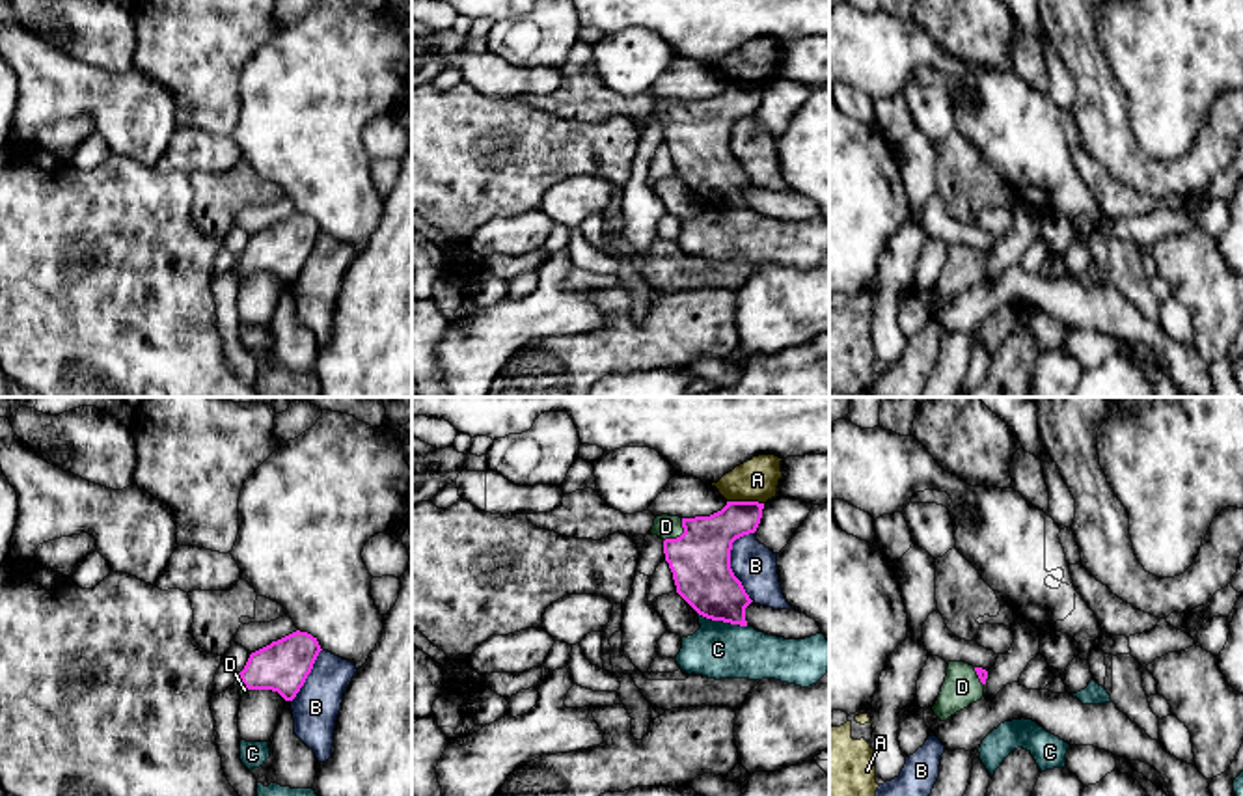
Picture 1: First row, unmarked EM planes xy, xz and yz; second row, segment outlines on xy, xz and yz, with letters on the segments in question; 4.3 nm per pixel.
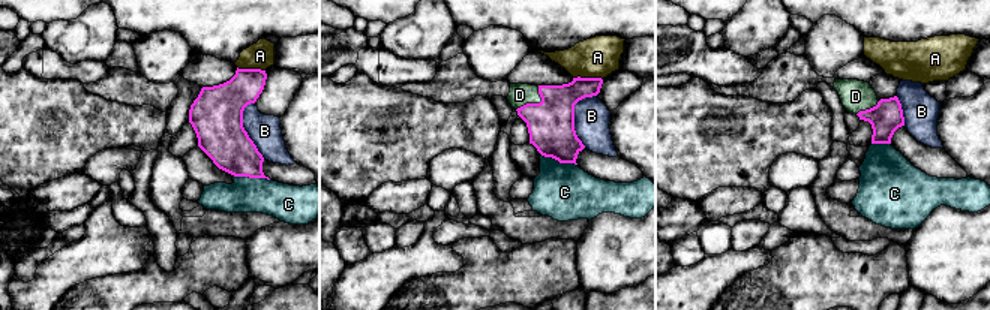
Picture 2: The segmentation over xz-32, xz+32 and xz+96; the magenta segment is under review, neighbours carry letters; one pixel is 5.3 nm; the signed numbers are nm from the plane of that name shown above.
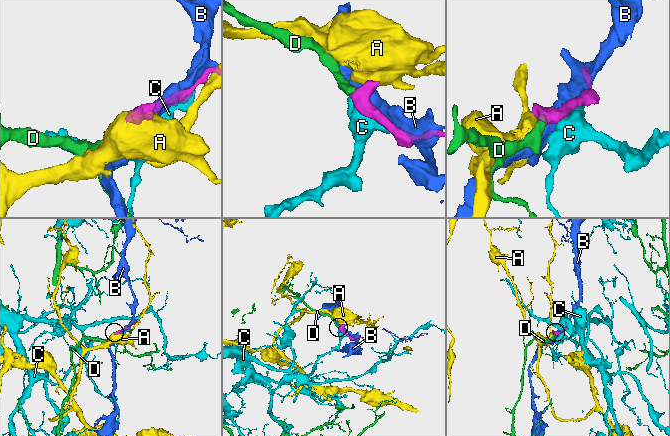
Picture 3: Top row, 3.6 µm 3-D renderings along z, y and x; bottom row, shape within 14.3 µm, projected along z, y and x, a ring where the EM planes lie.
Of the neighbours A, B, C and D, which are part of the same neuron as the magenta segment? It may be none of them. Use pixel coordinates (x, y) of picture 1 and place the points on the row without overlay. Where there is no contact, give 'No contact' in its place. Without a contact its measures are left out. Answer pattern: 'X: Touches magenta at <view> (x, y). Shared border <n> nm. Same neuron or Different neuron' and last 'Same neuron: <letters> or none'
A: Touches magenta at xz (746, 84). Shared border 160 nm. Different neuron
B: Touches magenta at xz (729, 146). Shared border 300 nm. Different neuron
C: Touches magenta at xz (722, 202). Shared border 220 nm. Different neuron
D: Touches magenta at xz (681, 118). Shared border 130 nm. Same neuron
Same neuron: D

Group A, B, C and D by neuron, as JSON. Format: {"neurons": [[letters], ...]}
{"neurons": [["A"], ["B"], ["C"], ["D"]]}

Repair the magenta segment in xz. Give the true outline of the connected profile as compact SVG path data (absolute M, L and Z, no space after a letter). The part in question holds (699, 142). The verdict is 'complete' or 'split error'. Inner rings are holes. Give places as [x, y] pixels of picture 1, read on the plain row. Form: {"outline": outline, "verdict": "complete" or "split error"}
{"outline": "M727 84L710 97L654 101L652 117L663 121L663 136L676 175L703 199L747 209L745 190L753 185L731 151L732 125L755 116L764 86Z", "verdict": "split error"}

